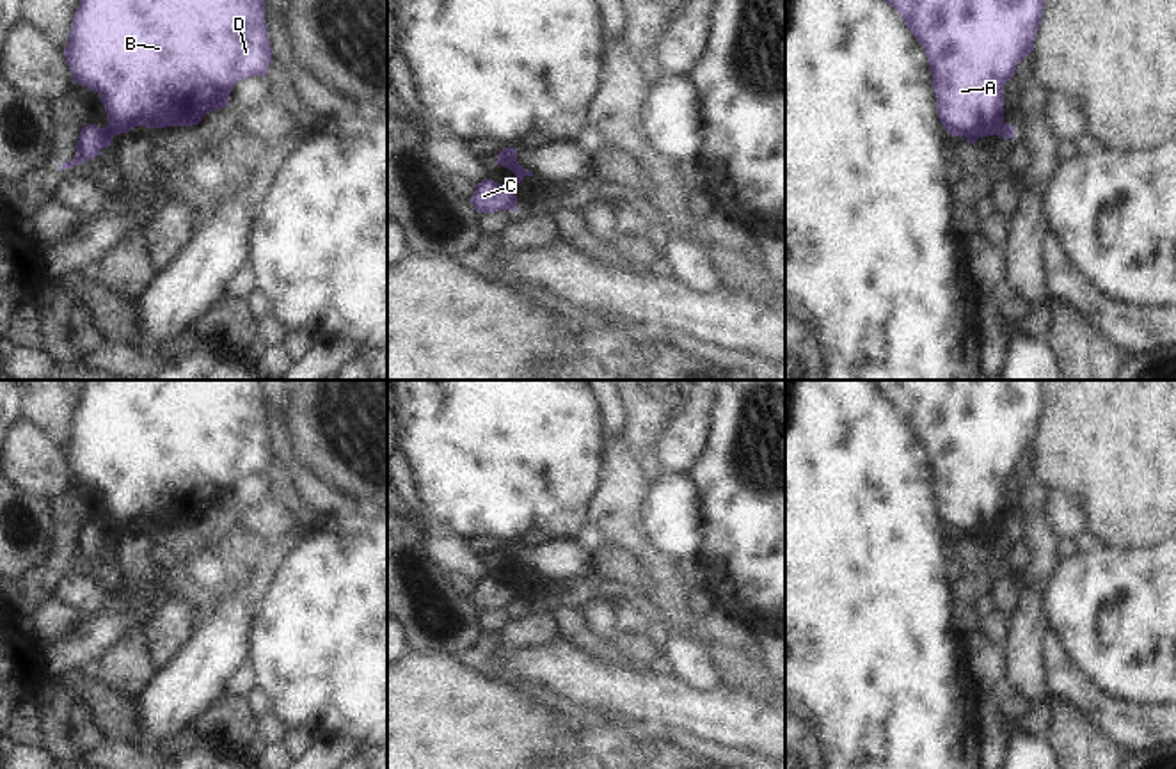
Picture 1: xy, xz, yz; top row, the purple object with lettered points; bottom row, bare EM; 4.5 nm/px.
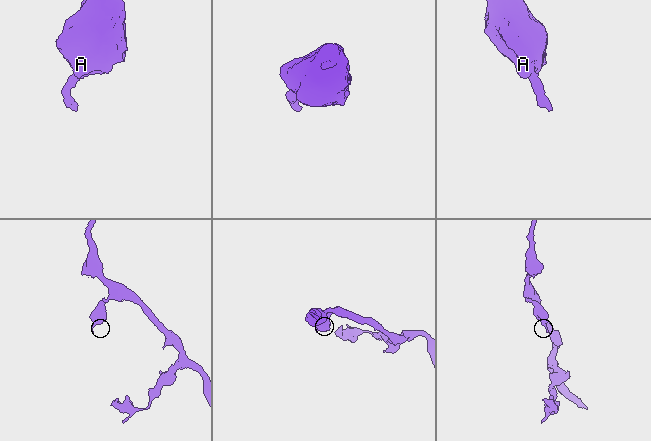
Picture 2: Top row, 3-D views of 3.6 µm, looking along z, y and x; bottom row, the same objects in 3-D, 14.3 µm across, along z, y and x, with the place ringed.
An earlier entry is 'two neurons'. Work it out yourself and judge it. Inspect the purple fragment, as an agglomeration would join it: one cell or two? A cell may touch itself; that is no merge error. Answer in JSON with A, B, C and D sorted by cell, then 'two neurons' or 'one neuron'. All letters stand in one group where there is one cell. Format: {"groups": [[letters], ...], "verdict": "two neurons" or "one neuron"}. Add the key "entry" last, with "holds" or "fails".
{"groups": [["A", "B", "D"], ["C"]], "verdict": "two neurons", "entry": "holds"}

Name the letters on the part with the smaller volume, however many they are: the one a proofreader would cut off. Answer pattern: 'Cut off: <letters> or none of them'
Cut off: C

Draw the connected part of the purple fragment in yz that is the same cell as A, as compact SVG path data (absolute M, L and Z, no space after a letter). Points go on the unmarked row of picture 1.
M874 380L926 449L936 511L950 535L975 542L1004 520L1004 485L1034 448L1043 380Z

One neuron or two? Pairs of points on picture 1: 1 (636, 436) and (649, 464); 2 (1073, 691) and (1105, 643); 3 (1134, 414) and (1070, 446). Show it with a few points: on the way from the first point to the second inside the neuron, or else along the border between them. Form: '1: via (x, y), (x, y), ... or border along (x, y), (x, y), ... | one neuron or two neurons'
1: border along (656, 437), (633, 448) | two neurons
2: border along (1061, 640), (1066, 654), (1107, 693), (1120, 698) | two neurons
3: via (1118, 430), (1086, 444) | one neuron

